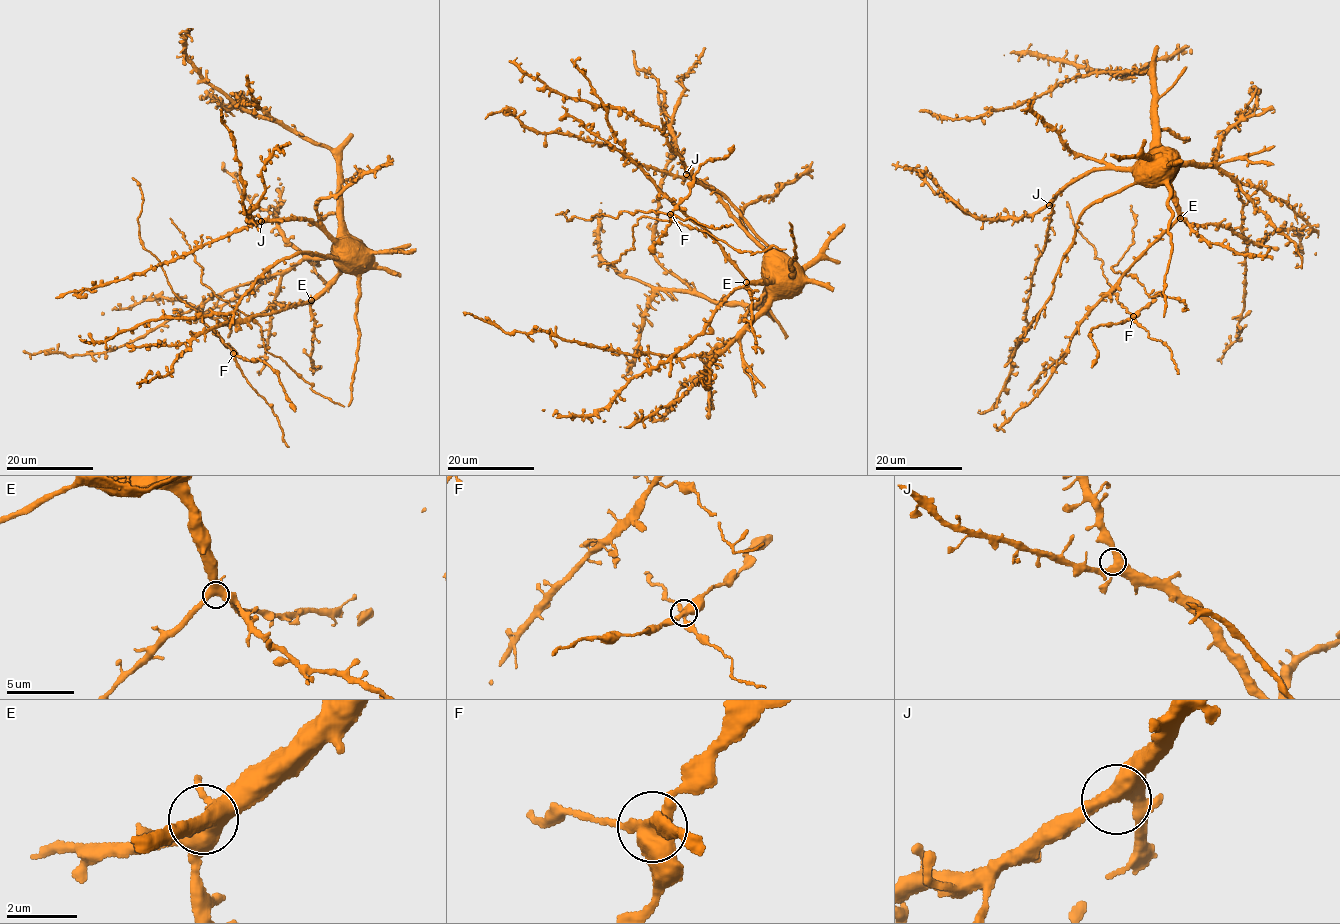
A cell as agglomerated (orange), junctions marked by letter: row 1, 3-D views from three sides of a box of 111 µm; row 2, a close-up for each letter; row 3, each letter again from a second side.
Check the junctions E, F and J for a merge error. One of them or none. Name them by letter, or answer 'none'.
F

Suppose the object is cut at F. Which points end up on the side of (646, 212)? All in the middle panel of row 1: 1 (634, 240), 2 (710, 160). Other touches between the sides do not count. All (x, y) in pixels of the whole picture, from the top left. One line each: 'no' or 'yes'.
1: yes
2: no

